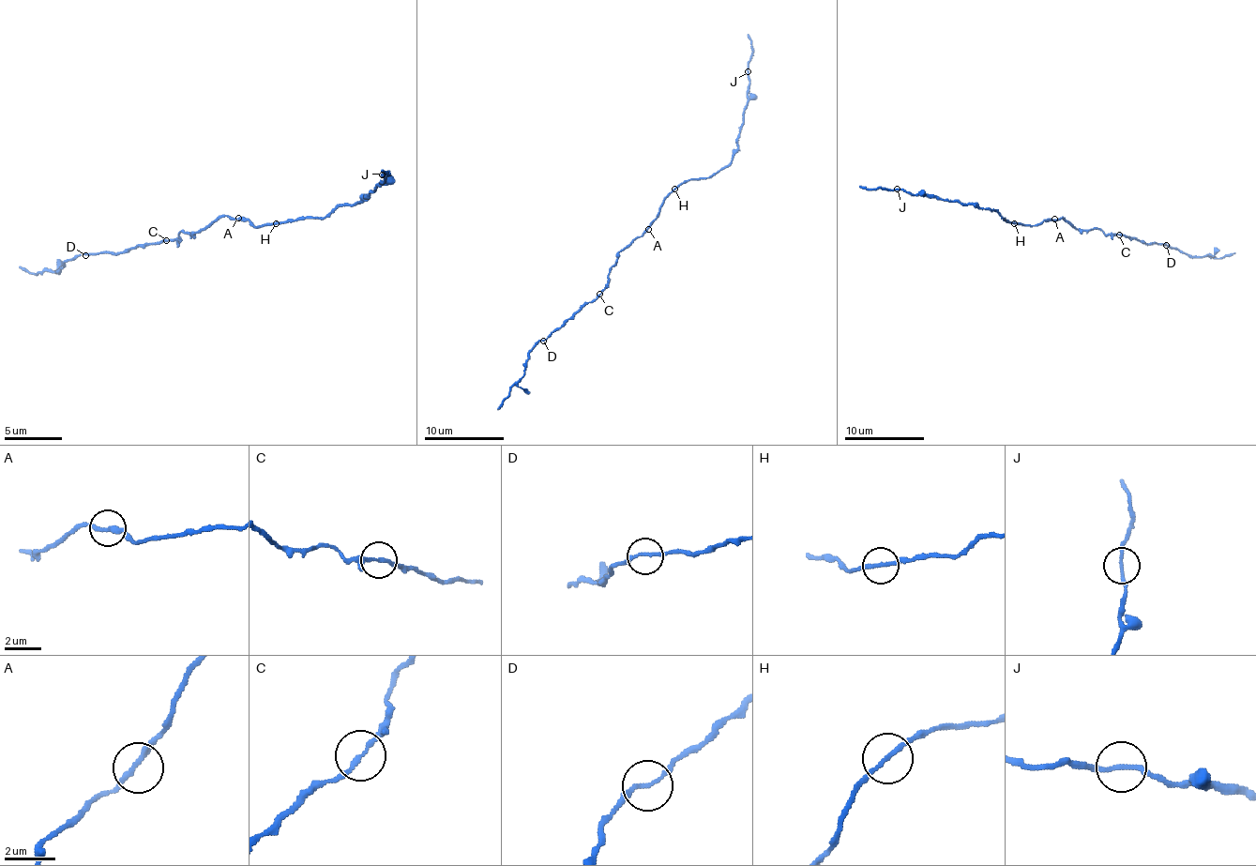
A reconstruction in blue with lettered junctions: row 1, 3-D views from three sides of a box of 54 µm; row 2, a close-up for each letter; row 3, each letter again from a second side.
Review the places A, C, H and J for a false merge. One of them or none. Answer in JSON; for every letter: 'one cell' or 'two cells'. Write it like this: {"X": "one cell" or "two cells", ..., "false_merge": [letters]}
{"A": "one cell", "C": "one cell", "H": "one cell", "J": "one cell", "false_merge": []}

